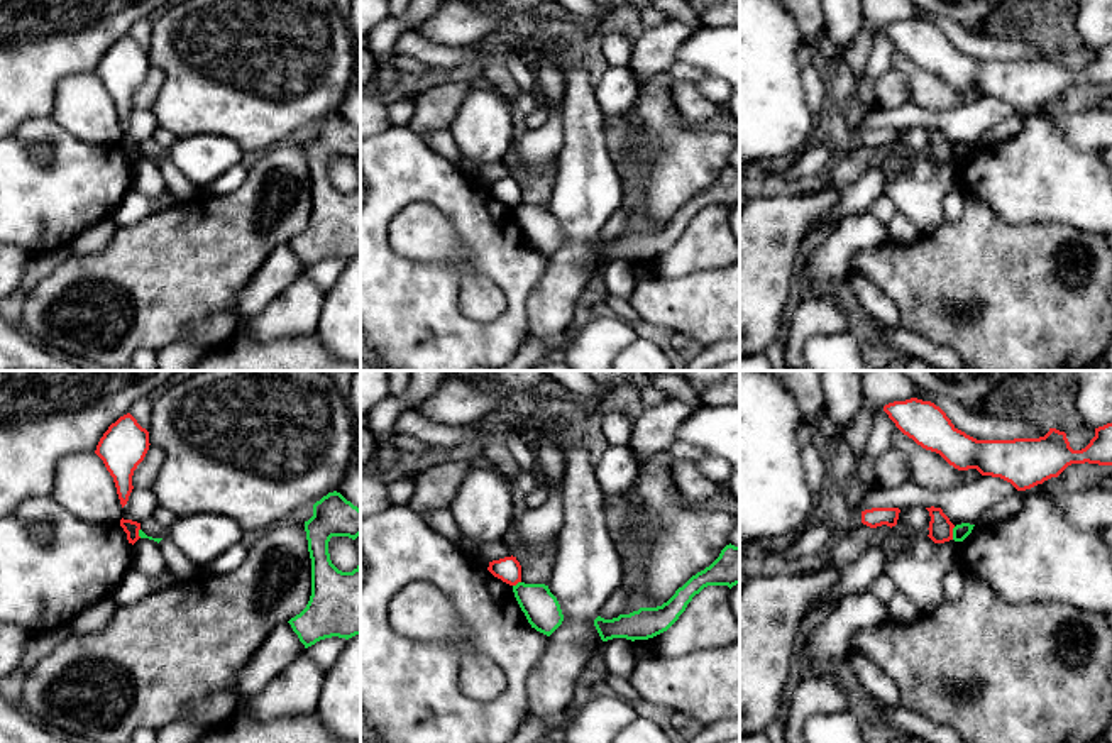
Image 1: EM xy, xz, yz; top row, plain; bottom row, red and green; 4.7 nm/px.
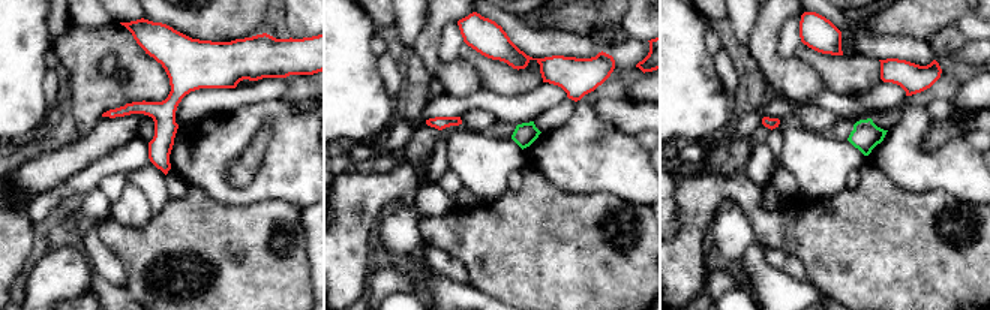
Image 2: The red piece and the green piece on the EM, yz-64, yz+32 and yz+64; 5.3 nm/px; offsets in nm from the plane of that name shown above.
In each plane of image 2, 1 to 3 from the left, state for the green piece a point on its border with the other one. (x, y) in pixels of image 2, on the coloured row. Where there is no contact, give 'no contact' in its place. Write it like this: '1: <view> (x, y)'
1: no contact
2: no contact
3: no contact

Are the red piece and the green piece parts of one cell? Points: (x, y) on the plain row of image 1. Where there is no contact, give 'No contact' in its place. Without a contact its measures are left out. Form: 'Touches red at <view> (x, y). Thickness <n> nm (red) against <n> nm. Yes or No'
Touches red at yz (952, 154). Thickness 110 nm (red) against 80 nm. No

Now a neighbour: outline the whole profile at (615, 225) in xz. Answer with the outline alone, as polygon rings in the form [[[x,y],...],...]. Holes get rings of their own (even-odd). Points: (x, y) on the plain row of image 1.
[[[619,206],[603,225],[599,237],[604,240],[613,240],[623,235],[625,228],[630,225],[630,210]]]

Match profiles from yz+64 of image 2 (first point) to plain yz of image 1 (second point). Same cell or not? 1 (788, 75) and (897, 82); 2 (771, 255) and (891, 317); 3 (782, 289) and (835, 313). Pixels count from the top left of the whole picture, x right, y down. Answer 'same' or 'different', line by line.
1: same
2: same
3: different

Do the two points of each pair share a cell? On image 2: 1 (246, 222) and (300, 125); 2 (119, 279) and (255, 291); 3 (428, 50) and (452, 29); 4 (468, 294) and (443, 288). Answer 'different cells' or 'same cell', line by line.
1: different cells
2: different cells
3: different cells
4: same cell

